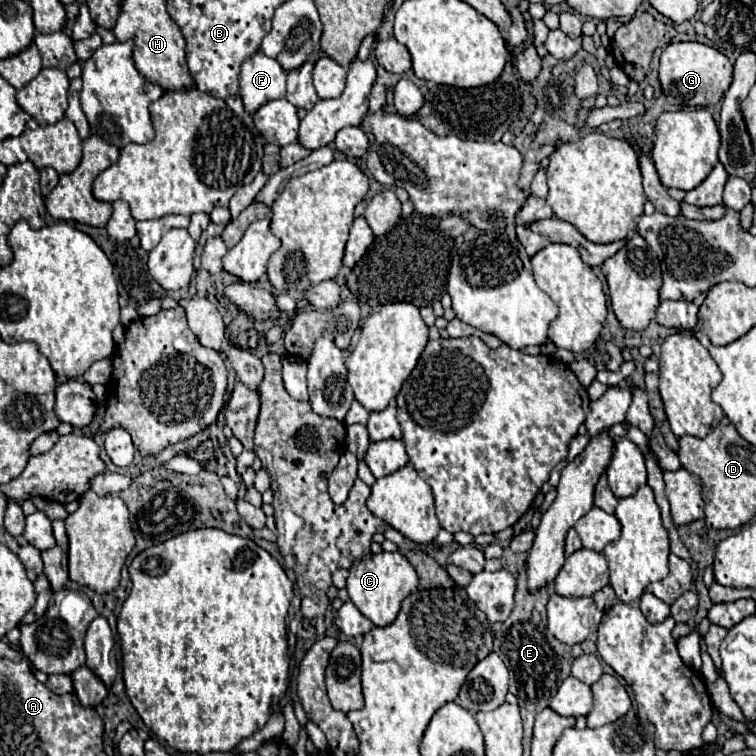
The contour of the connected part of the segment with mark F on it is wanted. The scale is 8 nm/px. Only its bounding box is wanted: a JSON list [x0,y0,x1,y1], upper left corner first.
[239,51,285,113]

